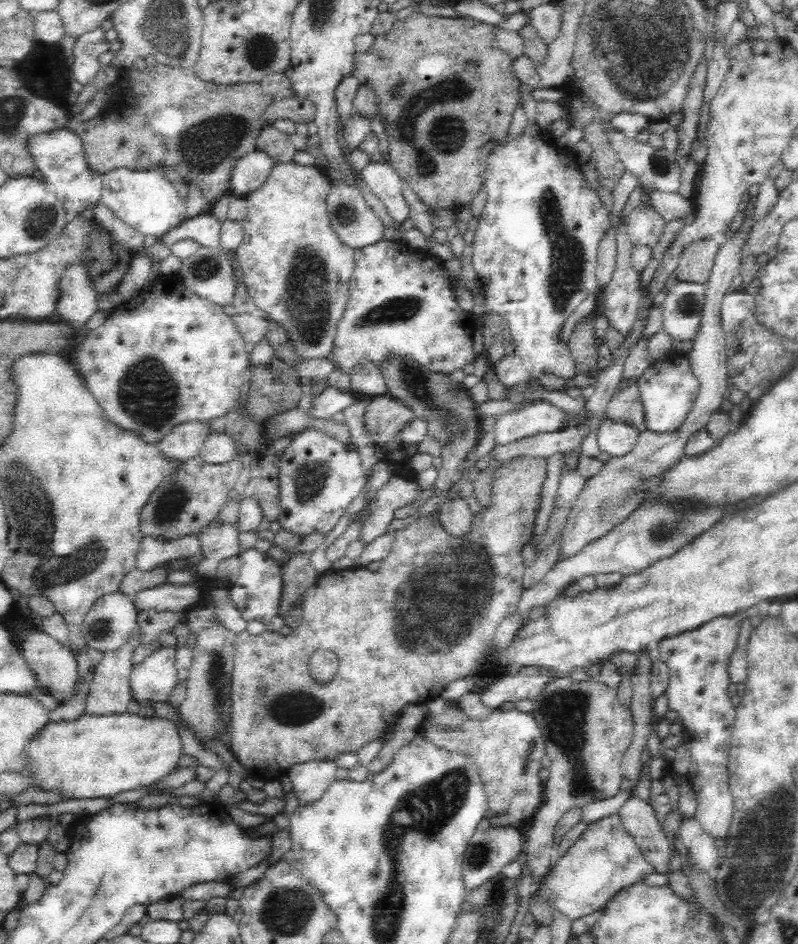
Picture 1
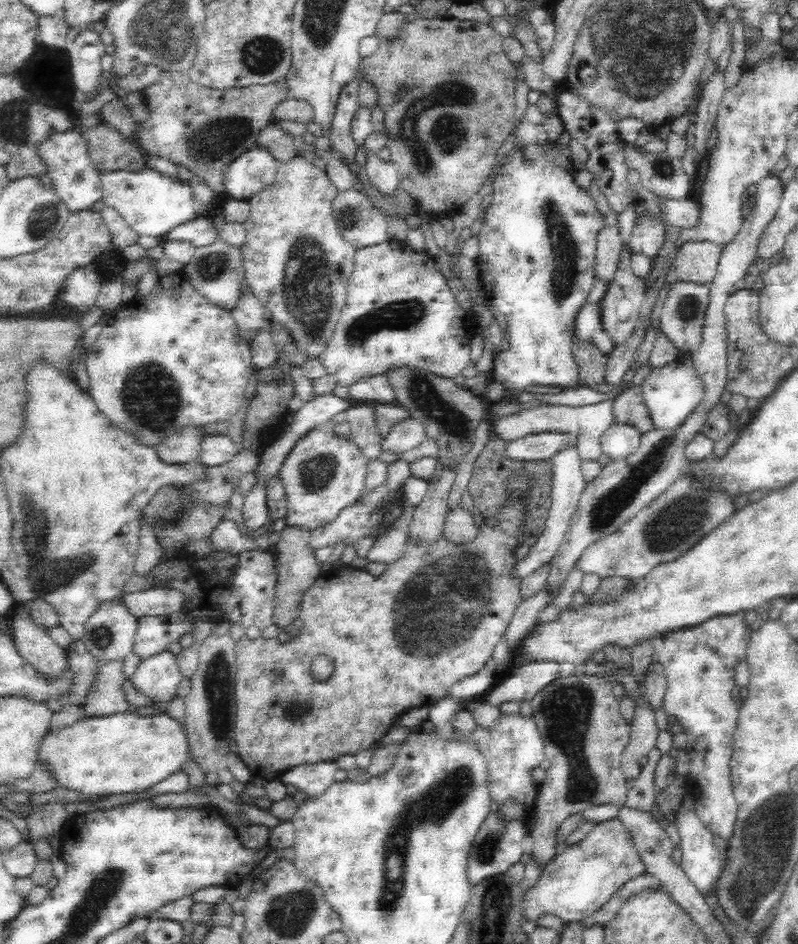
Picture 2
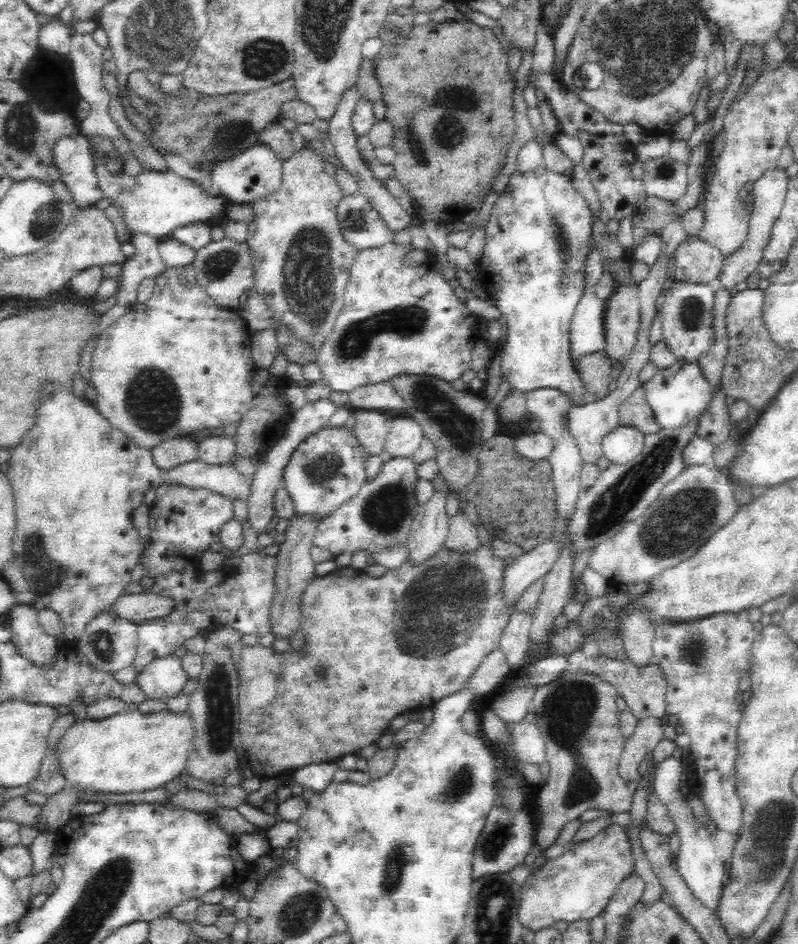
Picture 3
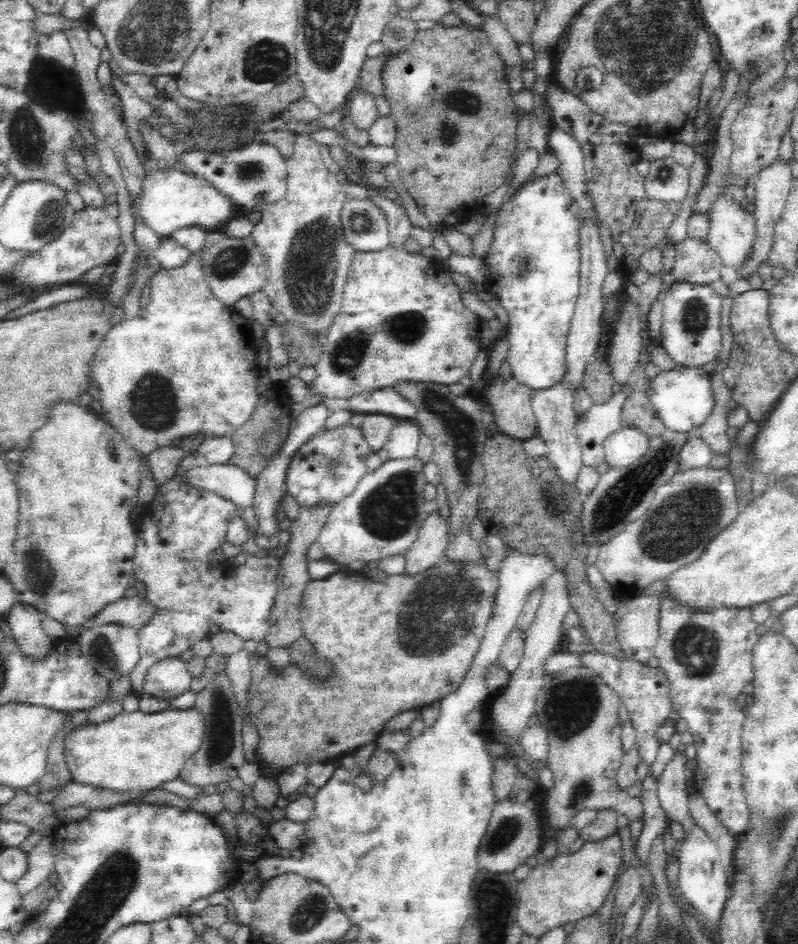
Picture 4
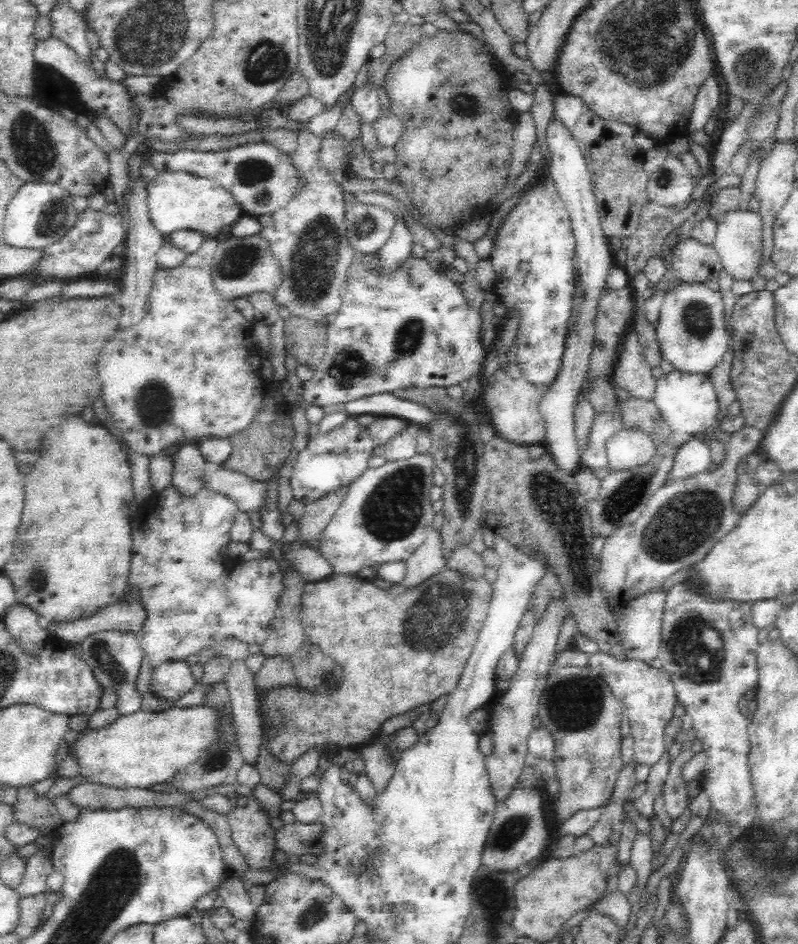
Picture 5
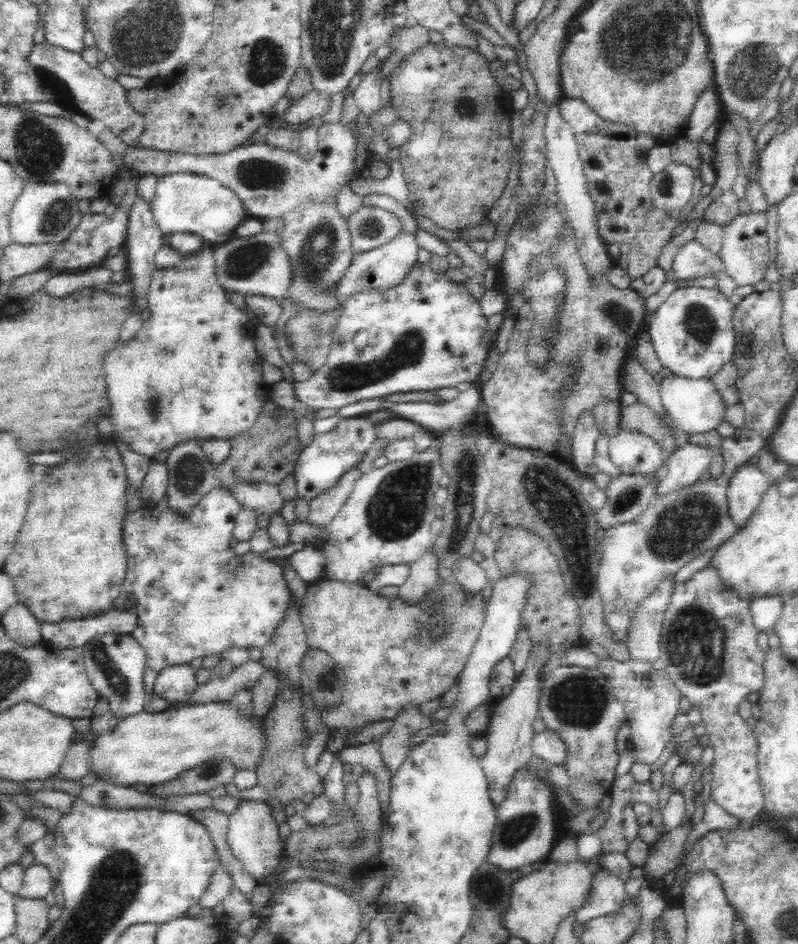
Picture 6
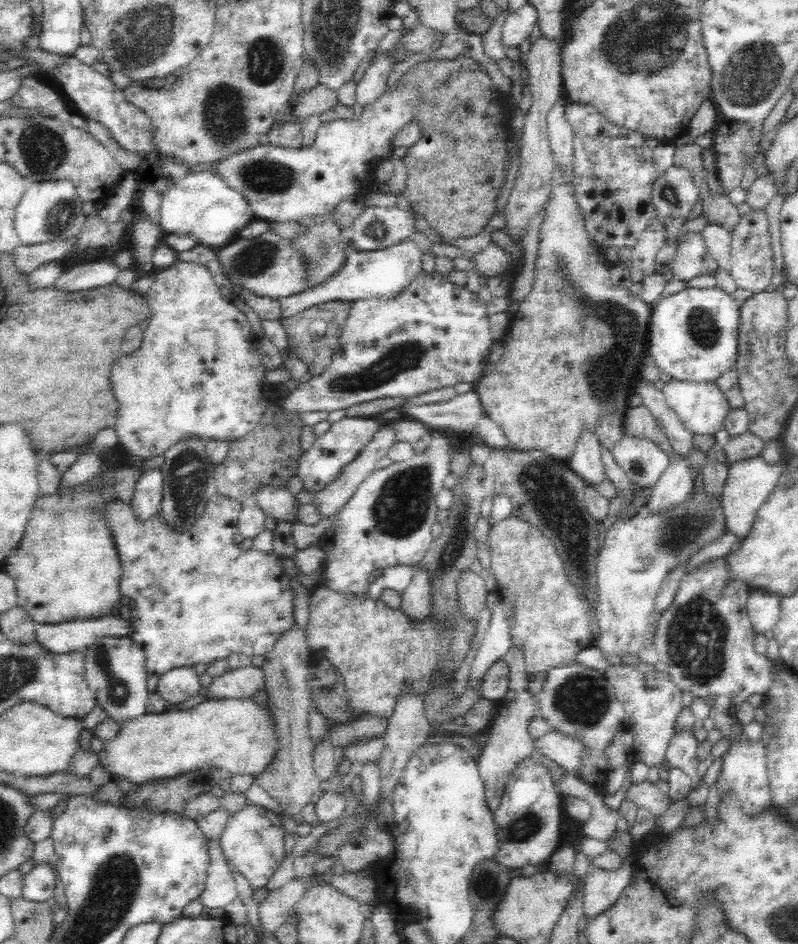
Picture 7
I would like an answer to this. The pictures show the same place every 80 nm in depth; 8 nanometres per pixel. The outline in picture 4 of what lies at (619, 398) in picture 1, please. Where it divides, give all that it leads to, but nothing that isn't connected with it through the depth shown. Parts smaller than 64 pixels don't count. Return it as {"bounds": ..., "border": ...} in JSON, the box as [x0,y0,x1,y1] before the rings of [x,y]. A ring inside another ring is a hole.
{"bounds":[621,389,665,437],"border":[[[640,389],[632,391],[632,394],[624,402],[621,410],[621,423],[622,426],[641,430],[647,437],[658,436],[665,429],[647,392]]]}

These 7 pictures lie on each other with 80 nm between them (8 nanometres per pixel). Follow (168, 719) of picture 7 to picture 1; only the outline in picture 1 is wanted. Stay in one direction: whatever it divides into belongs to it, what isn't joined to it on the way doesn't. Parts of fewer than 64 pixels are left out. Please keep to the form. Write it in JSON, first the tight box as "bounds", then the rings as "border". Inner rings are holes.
{"bounds":[20,713,183,800],"border":[[[104,713],[102,715],[81,714],[72,720],[48,720],[20,752],[20,776],[25,788],[32,786],[46,792],[56,792],[64,800],[76,798],[115,797],[120,792],[148,788],[167,777],[176,767],[183,753],[179,729],[159,716],[143,717],[138,713]]]}

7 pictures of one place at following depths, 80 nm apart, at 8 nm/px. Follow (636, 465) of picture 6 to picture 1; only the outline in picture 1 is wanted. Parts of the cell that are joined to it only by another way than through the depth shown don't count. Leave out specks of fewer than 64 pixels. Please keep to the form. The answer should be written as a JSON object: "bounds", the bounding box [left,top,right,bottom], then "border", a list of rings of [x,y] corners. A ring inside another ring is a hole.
{"bounds":[594,417,639,457],"border":[[[605,417],[594,432],[601,452],[608,452],[611,457],[628,454],[639,437],[639,430],[620,420]]]}

